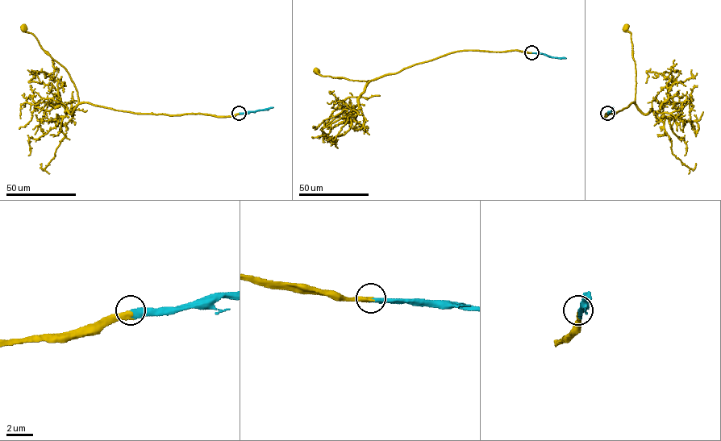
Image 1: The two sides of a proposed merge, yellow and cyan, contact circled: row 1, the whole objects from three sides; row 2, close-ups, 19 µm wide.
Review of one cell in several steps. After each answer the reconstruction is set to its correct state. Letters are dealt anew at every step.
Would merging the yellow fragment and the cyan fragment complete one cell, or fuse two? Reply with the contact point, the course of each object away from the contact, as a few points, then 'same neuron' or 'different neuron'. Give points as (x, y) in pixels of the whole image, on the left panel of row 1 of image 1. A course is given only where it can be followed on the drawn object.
place (239, 113); course yellow (239, 113), (224, 116), (168, 115), (79, 103), (67, 70), (23, 29); course cyan (239, 113), (273, 107); same neuron

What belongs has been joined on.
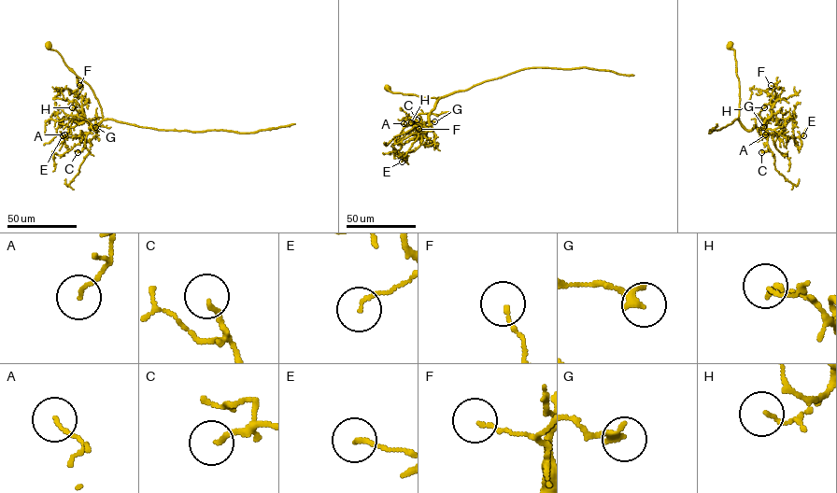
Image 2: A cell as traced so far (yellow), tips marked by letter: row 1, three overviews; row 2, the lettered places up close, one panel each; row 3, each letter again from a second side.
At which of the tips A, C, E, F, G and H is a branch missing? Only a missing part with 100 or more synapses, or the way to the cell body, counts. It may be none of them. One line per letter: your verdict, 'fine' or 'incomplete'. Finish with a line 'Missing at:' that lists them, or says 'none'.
A: fine
C: fine
E: fine
F: fine
G: fine
H: fine
Missing at: none

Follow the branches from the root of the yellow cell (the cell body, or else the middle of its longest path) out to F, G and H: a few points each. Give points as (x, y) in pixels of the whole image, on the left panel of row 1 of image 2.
F: (49, 46), (97, 98), (102, 120), (95, 130), (82, 112), (79, 85)
G: (49, 46), (60, 54), (64, 63), (93, 91), (102, 116), (95, 130), (90, 128), (95, 127)
H: (49, 46), (88, 84), (97, 99), (102, 120), (94, 130), (90, 127), (82, 107), (78, 104), (72, 107)

